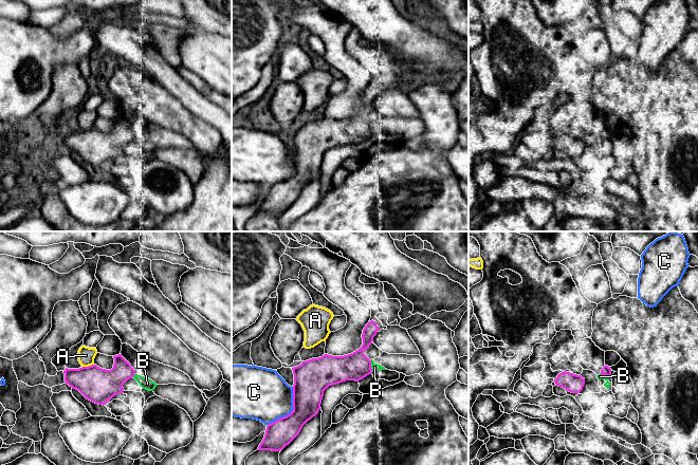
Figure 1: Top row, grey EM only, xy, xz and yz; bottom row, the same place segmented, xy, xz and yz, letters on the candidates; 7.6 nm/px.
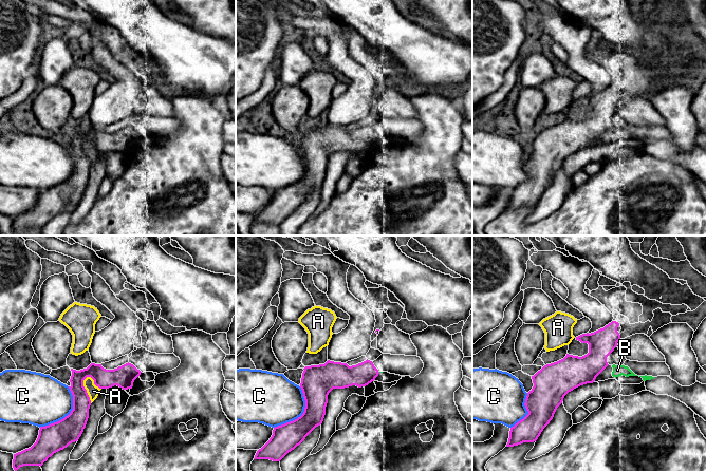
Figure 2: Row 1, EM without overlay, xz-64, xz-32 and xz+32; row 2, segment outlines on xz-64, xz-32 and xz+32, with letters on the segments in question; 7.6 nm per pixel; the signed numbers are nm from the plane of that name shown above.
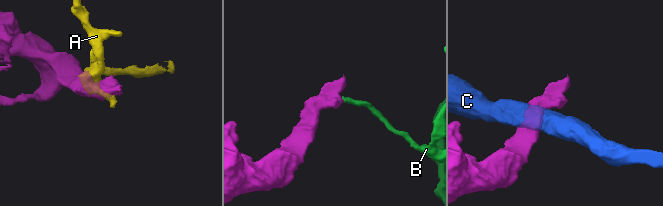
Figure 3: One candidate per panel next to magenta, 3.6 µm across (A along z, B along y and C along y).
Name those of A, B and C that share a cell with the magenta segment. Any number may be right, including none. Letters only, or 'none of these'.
none of these

